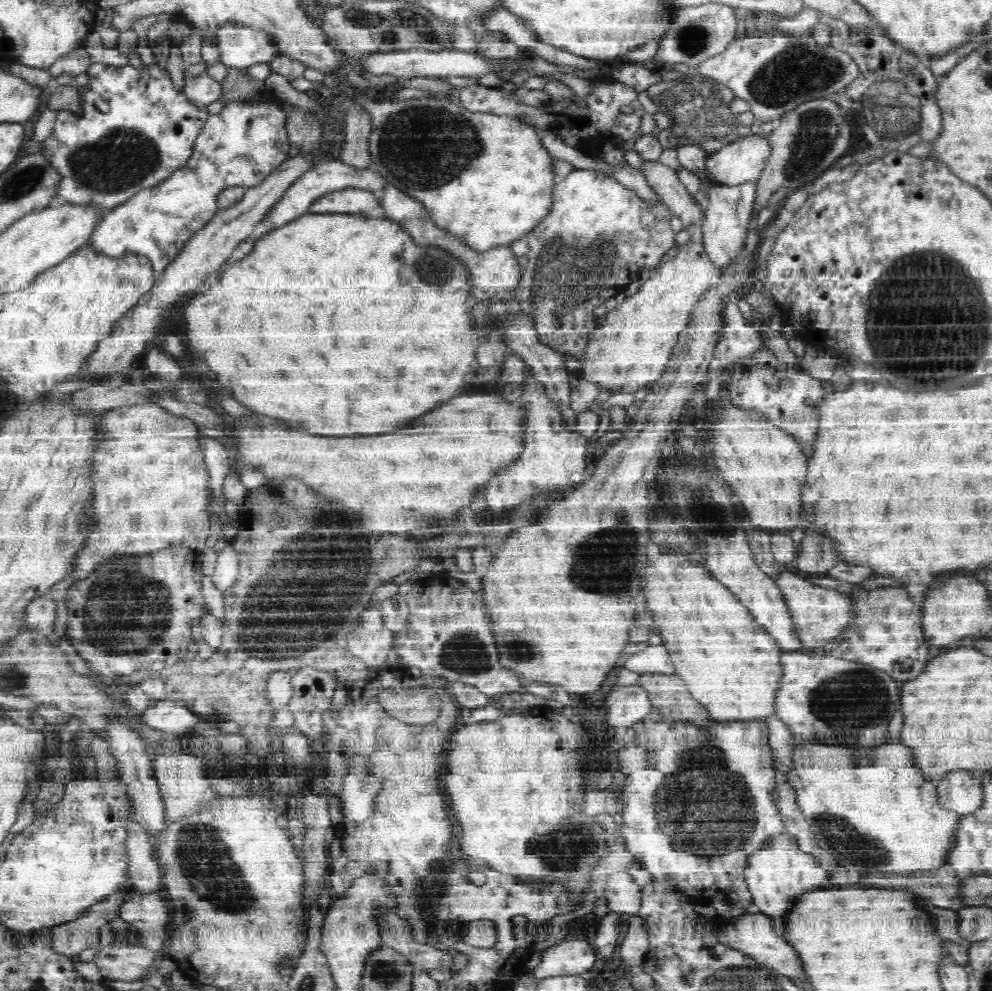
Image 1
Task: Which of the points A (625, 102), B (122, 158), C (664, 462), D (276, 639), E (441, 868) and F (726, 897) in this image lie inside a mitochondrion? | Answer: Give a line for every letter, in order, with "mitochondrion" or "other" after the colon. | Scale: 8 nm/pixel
A: other
B: mitochondrion
C: other
D: mitochondrion
E: other
F: other

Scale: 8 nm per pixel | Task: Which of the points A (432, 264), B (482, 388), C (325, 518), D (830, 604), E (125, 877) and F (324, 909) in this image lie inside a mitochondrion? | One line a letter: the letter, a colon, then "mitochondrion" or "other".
A: mitochondrion
B: other
C: other
D: other
E: other
F: other

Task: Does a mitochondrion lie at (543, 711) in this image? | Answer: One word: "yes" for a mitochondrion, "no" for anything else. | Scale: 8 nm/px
no

